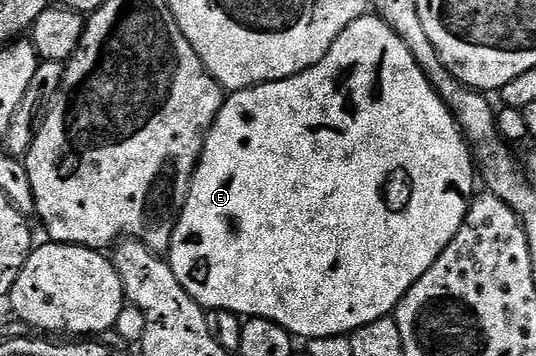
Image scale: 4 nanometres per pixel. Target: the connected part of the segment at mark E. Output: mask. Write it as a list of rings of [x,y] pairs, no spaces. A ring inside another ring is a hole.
[[[364,16],[353,20],[353,24],[333,40],[333,48],[325,52],[323,59],[305,68],[305,72],[226,95],[221,112],[217,112],[211,131],[207,133],[199,163],[191,177],[187,202],[173,232],[169,251],[173,276],[177,276],[181,288],[185,288],[185,292],[189,292],[192,300],[204,311],[233,312],[243,320],[273,320],[273,324],[281,324],[281,328],[288,330],[296,339],[350,336],[367,324],[394,315],[395,307],[405,292],[409,292],[409,288],[429,272],[437,256],[445,252],[471,207],[471,199],[476,193],[475,178],[477,182],[473,151],[459,129],[455,115],[440,100],[401,36],[397,36],[397,32],[393,32],[382,18]]]

